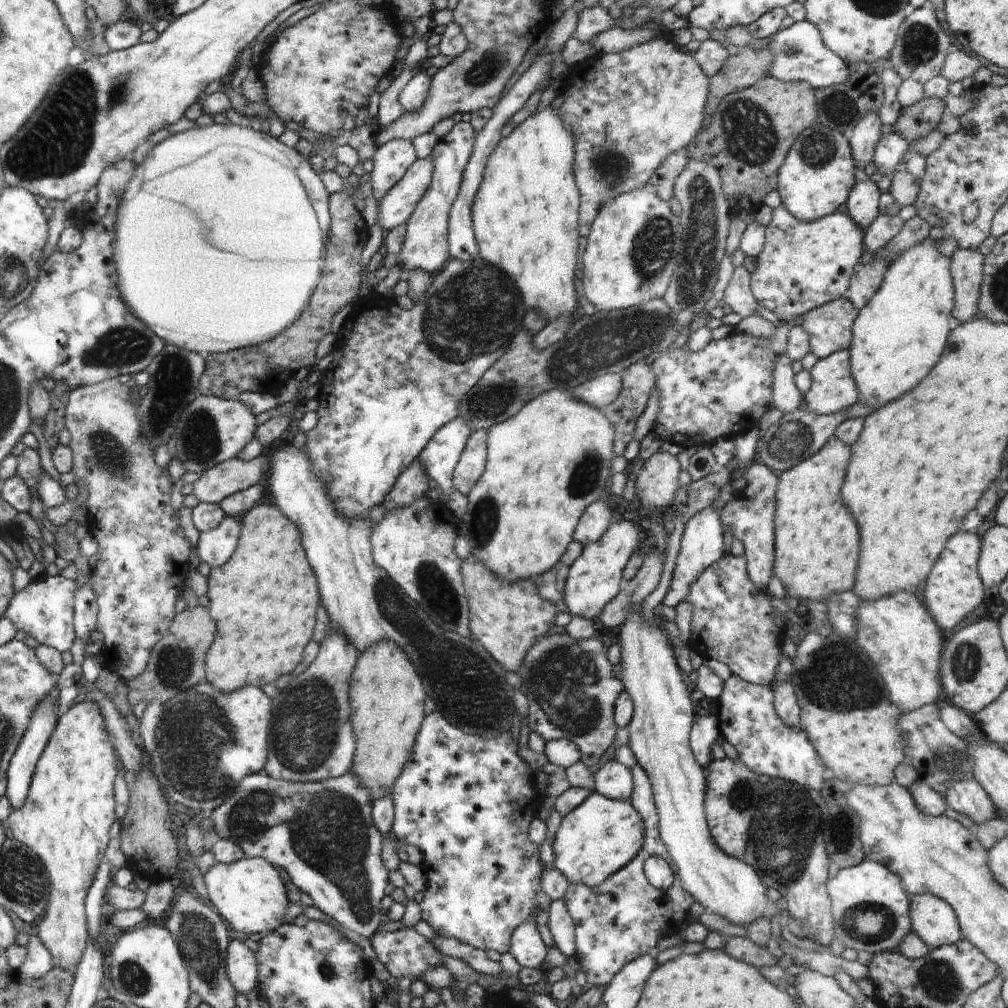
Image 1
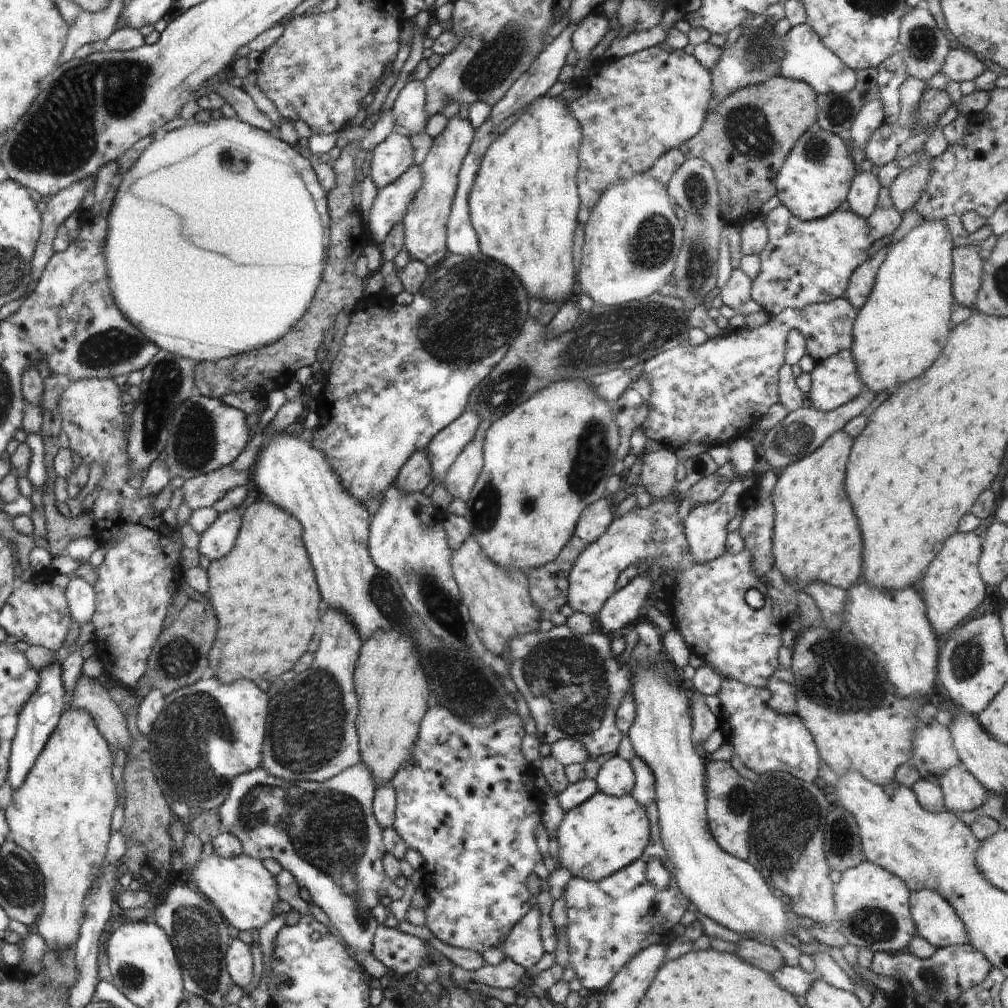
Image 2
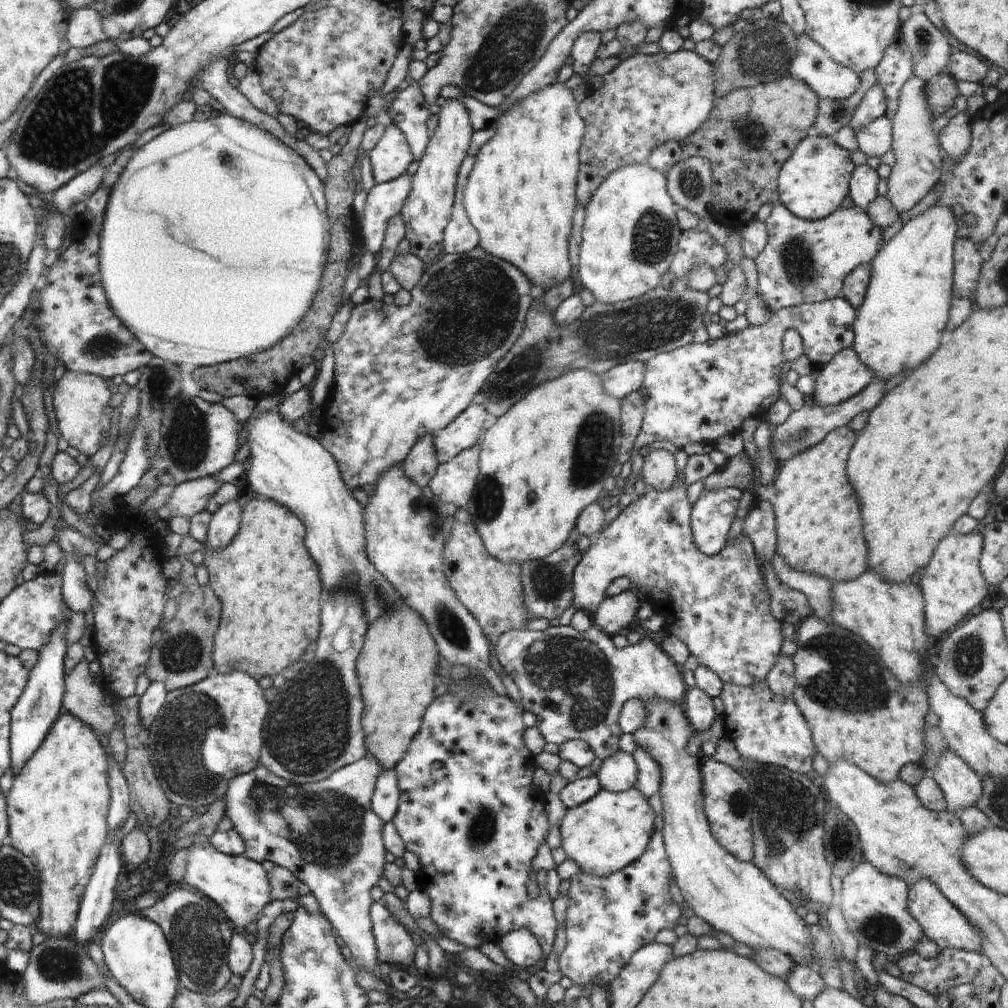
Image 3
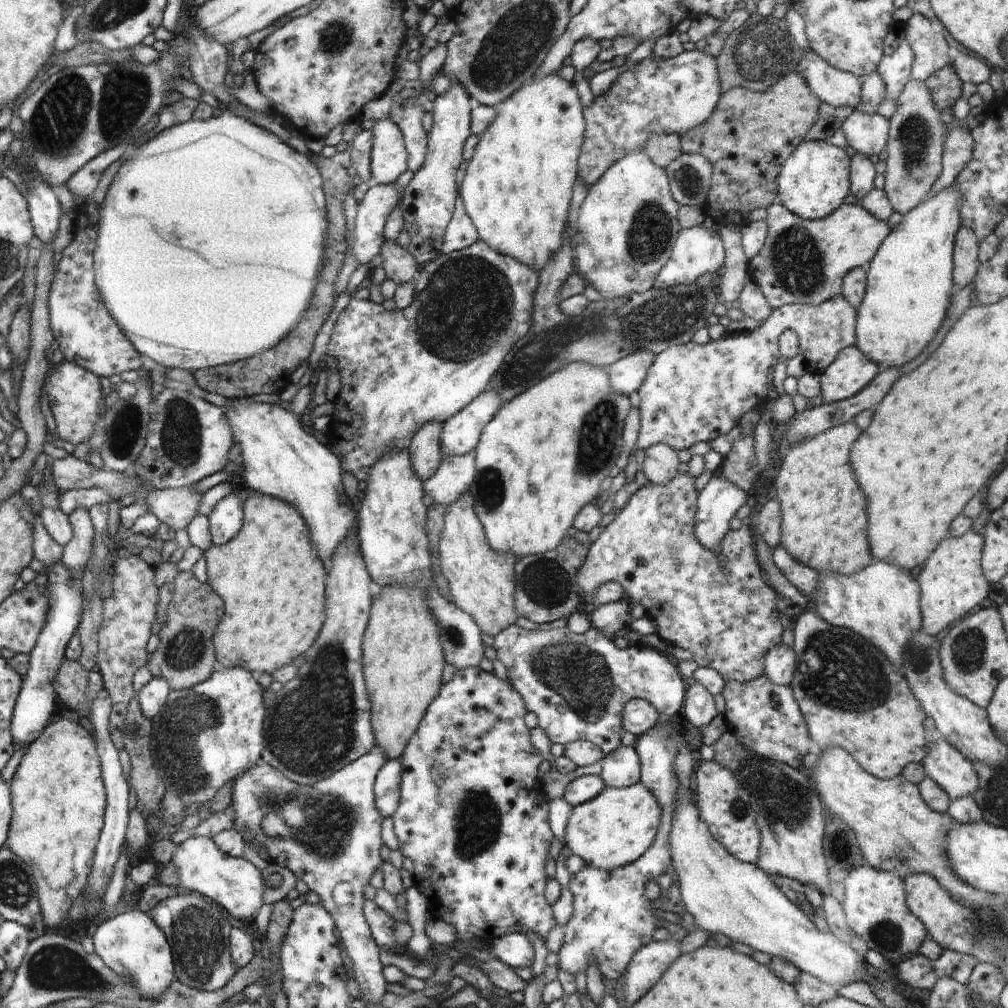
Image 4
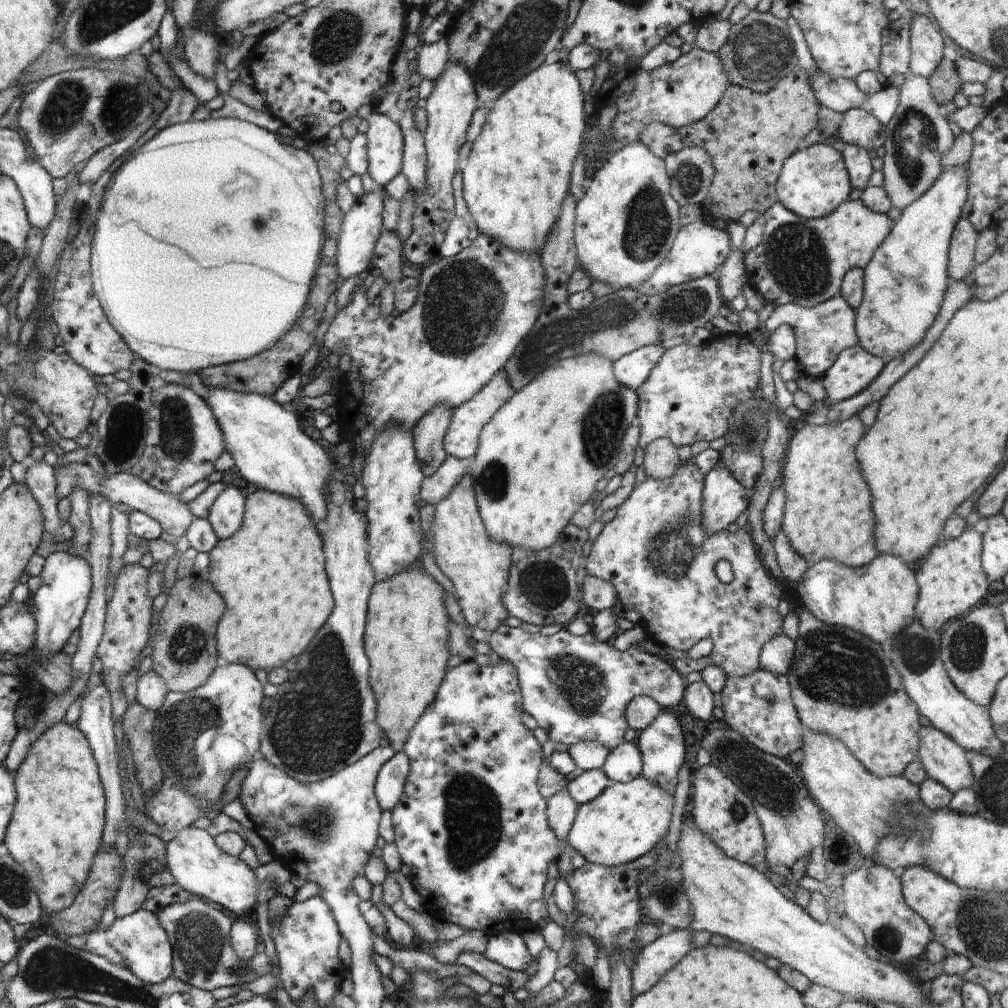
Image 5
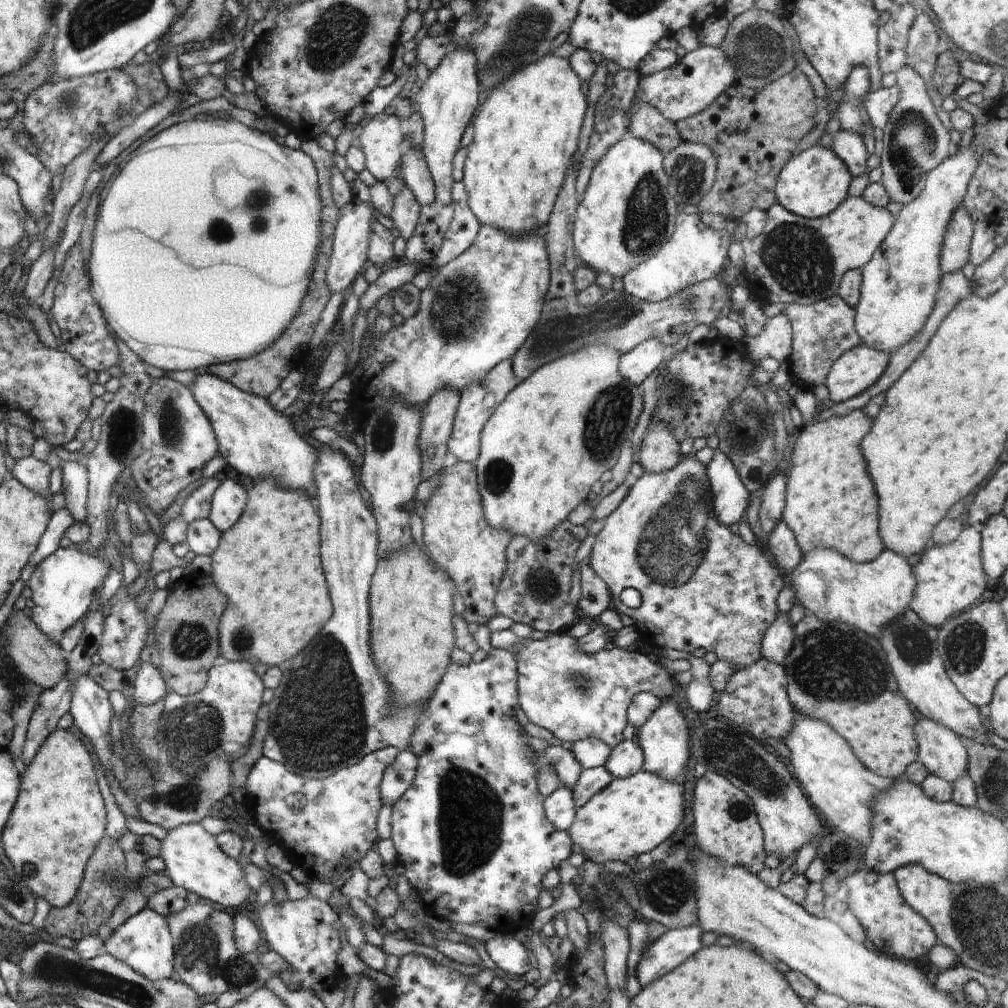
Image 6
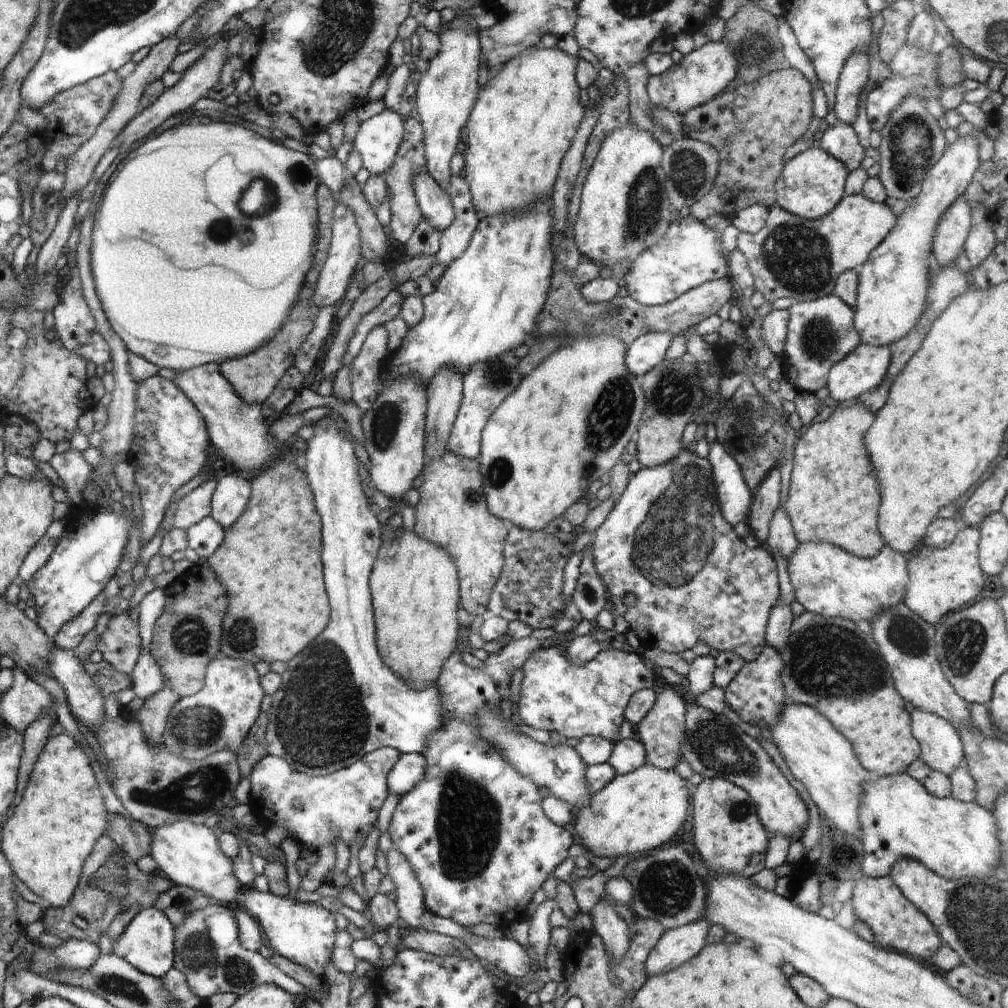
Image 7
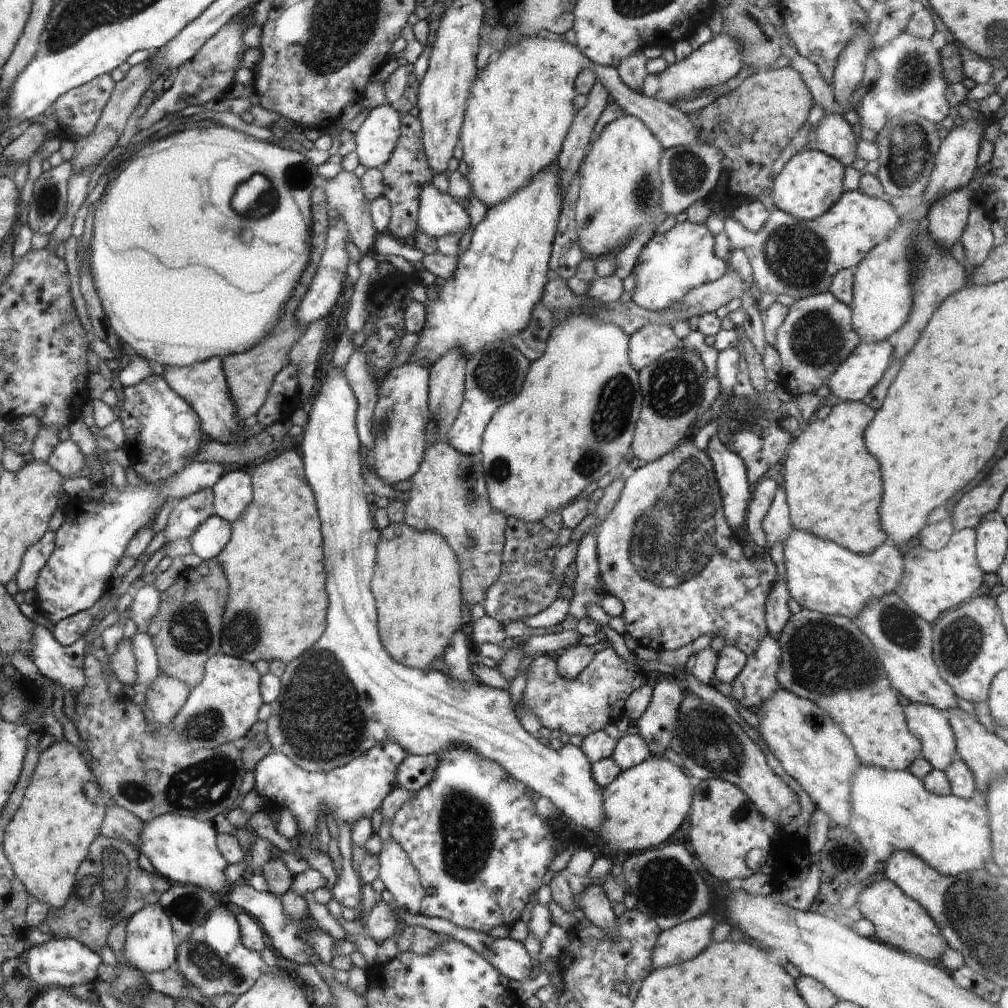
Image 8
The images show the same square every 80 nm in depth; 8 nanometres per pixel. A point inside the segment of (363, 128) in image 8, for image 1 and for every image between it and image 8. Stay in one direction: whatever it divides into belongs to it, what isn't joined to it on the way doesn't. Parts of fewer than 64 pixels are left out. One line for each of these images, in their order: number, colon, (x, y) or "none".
1: (391, 160)
2: (395, 154)
3: (391, 156)
4: (389, 159)
5: (385, 145)
6: (380, 141)
7: (378, 138)

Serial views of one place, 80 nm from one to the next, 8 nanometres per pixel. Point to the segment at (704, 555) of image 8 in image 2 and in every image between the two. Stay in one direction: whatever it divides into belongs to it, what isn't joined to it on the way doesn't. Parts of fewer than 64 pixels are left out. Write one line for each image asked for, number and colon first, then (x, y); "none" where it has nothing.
2: (707, 605)
3: (718, 606)
4: (725, 613)
5: (661, 562)
6: (701, 586)
7: (666, 541)

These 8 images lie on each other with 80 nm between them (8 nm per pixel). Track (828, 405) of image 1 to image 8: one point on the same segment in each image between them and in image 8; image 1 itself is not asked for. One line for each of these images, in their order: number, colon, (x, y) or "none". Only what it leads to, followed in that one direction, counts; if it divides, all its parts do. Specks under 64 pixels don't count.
2: (835, 381)
3: (844, 376)
4: (851, 371)
5: (854, 370)
6: (860, 368)
7: (864, 369)
8: (857, 375)

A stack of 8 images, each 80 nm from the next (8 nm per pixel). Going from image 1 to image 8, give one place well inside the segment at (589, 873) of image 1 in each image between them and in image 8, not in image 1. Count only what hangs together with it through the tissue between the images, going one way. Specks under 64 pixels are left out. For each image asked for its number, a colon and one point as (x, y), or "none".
2: (603, 835)
3: (602, 835)
4: (615, 828)
5: (627, 820)
6: (632, 816)
7: (634, 813)
8: (643, 806)

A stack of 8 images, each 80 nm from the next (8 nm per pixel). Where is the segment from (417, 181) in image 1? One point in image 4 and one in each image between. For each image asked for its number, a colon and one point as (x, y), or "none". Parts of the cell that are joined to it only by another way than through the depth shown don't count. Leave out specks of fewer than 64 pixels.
2: (389, 207)
3: (385, 200)
4: (380, 200)

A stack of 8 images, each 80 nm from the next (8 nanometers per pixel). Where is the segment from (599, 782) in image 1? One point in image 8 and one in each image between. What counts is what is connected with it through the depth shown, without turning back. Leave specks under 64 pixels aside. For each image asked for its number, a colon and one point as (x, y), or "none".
2: (615, 777)
3: (618, 773)
4: (621, 768)
5: (624, 763)
6: (626, 759)
7: (629, 754)
8: (631, 749)

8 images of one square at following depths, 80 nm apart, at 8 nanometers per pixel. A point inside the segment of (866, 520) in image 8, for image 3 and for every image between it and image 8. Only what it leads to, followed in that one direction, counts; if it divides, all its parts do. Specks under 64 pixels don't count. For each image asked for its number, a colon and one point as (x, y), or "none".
3: (819, 530)
4: (824, 521)
5: (828, 511)
6: (830, 502)
7: (833, 497)

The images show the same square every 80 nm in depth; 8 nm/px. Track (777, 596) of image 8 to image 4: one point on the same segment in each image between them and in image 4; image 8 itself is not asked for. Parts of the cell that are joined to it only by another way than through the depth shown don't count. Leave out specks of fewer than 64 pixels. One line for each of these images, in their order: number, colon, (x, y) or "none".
4: (779, 666)
5: (776, 655)
6: (777, 642)
7: (777, 632)

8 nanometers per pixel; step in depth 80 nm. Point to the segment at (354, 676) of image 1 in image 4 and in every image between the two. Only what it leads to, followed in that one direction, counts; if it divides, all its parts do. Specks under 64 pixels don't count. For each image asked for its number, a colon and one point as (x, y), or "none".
2: (392, 691)
3: (397, 668)
4: (403, 660)

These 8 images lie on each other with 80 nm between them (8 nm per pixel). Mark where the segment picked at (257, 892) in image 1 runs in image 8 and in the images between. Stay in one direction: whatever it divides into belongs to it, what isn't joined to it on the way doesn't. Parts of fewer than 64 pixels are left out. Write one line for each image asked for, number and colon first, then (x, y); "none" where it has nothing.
2: (244, 892)
3: (238, 884)
4: (234, 883)
5: (201, 868)
6: (193, 860)
7: (189, 855)
8: (181, 849)

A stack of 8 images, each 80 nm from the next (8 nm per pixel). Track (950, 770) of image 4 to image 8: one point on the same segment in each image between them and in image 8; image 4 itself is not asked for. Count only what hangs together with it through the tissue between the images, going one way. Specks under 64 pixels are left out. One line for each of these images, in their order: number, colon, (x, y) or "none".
5: (944, 760)
6: (941, 752)
7: (942, 750)
8: (930, 725)

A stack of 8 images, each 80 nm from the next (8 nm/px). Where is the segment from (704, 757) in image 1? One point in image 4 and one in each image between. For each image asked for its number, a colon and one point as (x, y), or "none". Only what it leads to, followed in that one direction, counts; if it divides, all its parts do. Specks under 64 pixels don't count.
2: (704, 722)
3: (699, 710)
4: (699, 709)

